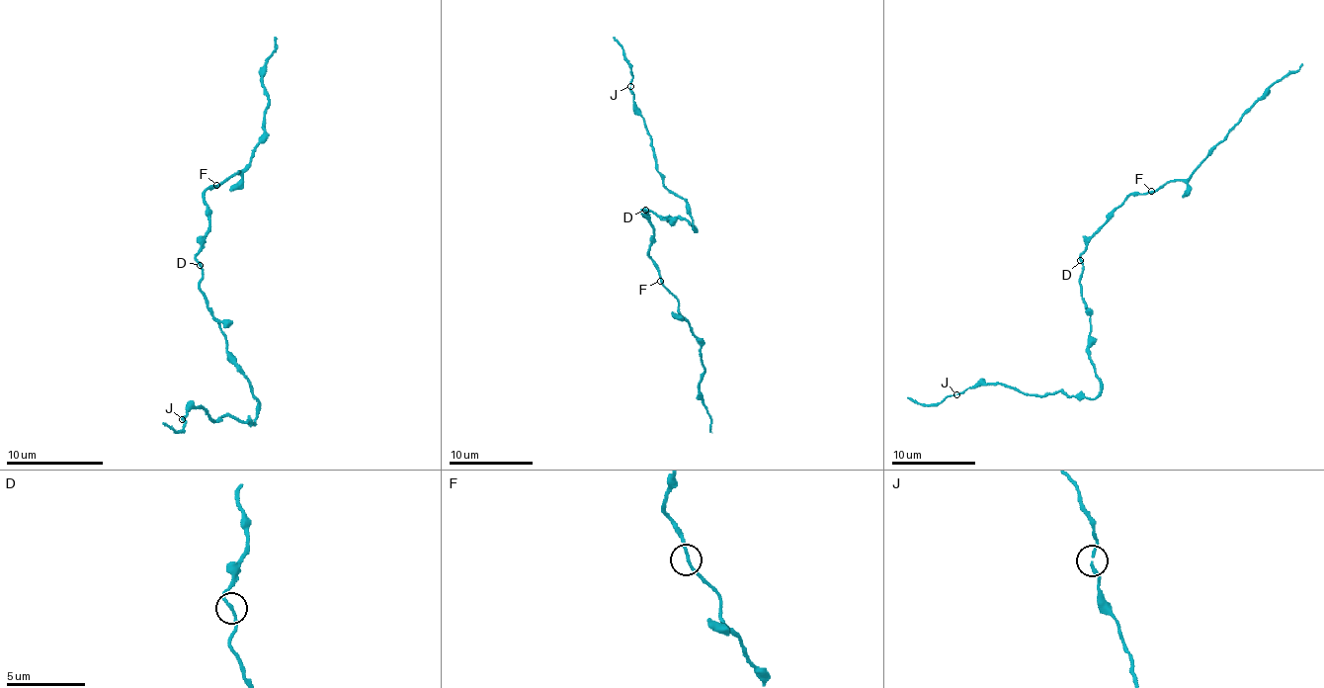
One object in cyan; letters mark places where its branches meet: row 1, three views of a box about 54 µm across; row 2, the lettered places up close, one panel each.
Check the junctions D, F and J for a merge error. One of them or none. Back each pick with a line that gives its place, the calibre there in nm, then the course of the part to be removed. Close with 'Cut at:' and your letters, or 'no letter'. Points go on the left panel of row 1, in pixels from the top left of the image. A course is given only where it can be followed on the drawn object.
Cut at: no letter

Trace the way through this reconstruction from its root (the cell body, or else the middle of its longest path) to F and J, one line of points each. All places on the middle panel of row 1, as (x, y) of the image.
F: (649, 212), (641, 212), (653, 228), (649, 258), (660, 281)
J: (649, 212), (662, 220), (683, 218), (696, 228), (690, 206), (664, 185), (645, 120), (634, 103), (630, 86)

